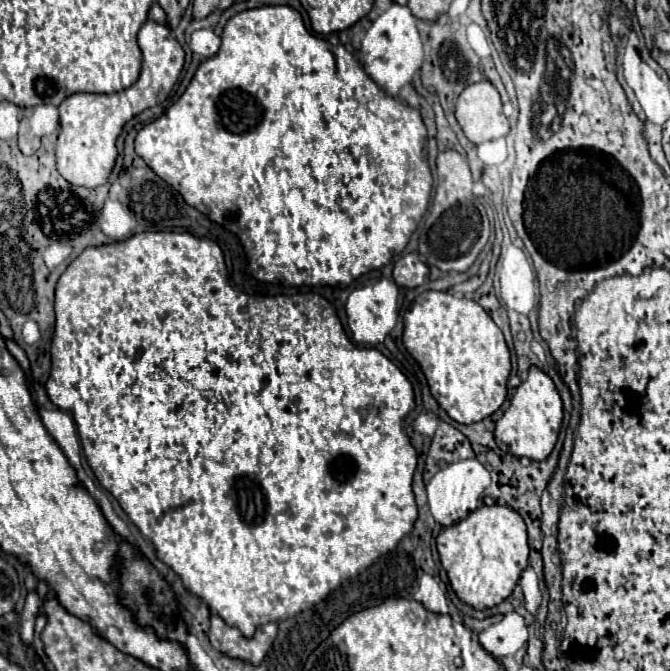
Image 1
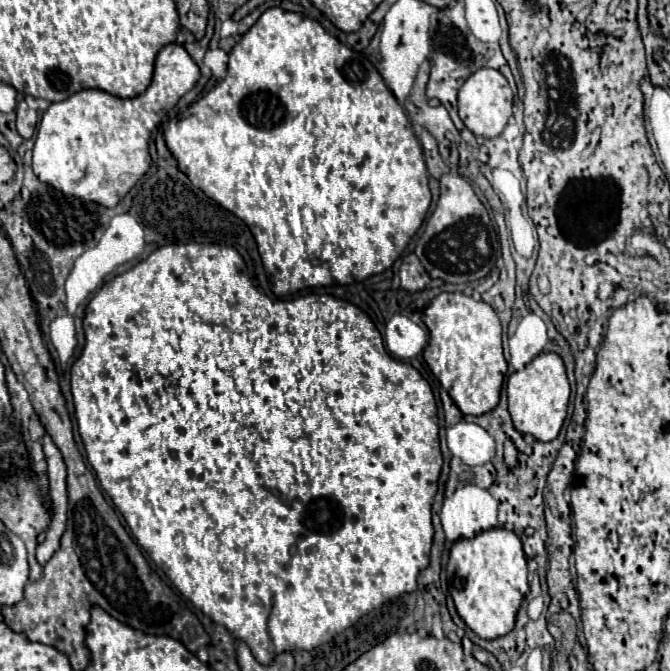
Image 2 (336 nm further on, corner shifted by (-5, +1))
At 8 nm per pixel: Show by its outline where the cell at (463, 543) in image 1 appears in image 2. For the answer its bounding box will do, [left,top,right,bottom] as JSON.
[446,528,528,638]

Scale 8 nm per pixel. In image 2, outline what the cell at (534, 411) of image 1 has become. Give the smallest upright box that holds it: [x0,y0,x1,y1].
[508,352,570,442]

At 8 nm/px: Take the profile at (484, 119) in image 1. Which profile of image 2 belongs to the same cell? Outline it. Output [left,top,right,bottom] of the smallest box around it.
[458,68,514,138]

